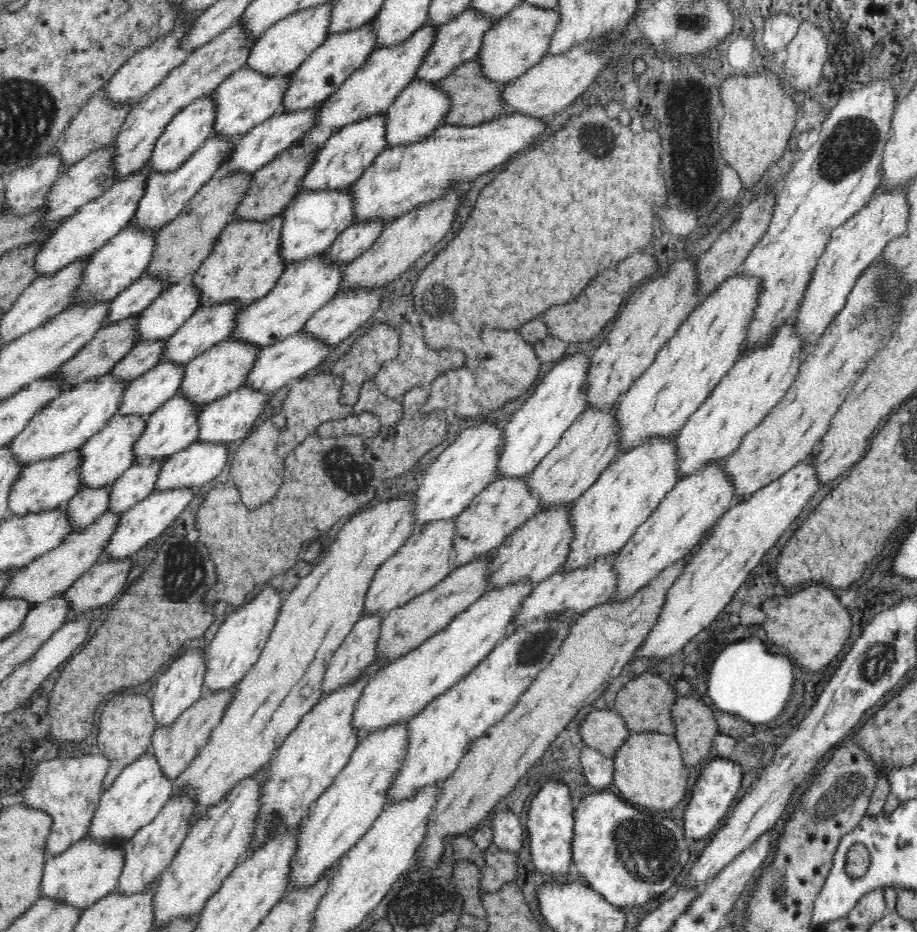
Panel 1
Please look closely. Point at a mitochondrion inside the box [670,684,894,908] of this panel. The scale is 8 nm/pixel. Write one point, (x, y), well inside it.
(853, 789)

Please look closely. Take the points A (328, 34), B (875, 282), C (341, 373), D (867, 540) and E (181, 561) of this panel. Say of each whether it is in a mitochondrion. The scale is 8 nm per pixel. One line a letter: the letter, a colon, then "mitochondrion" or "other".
A: other
B: mitochondrion
C: other
D: other
E: mitochondrion

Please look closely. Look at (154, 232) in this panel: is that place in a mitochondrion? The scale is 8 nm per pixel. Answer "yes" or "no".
no

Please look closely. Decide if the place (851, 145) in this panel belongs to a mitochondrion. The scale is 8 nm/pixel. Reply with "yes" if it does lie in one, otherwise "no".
yes

